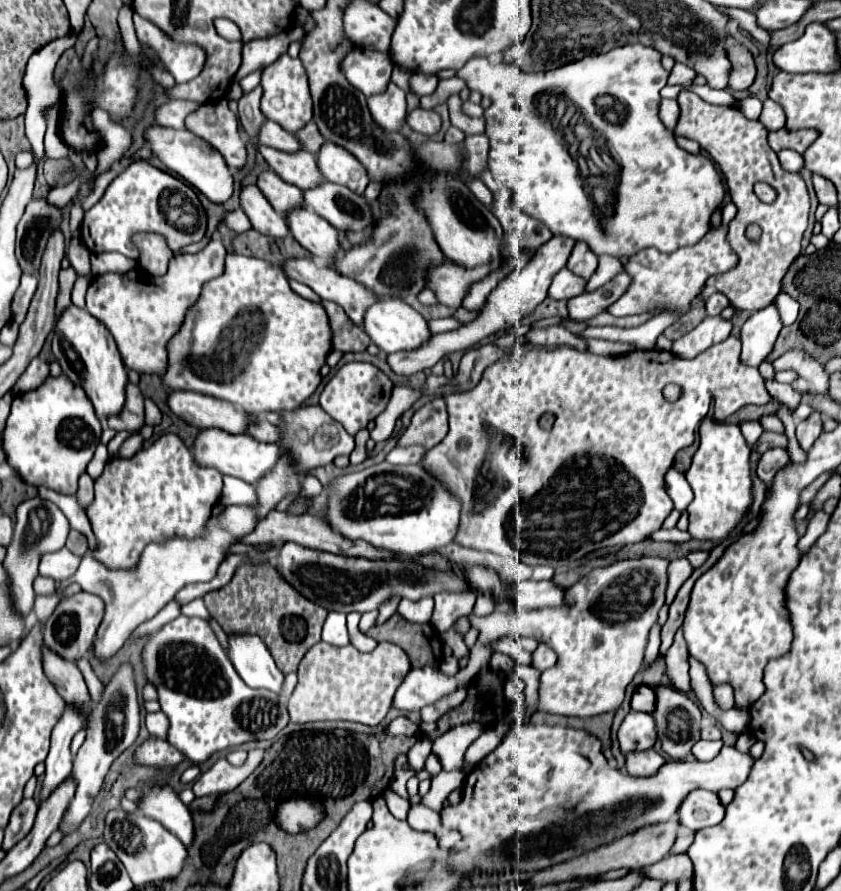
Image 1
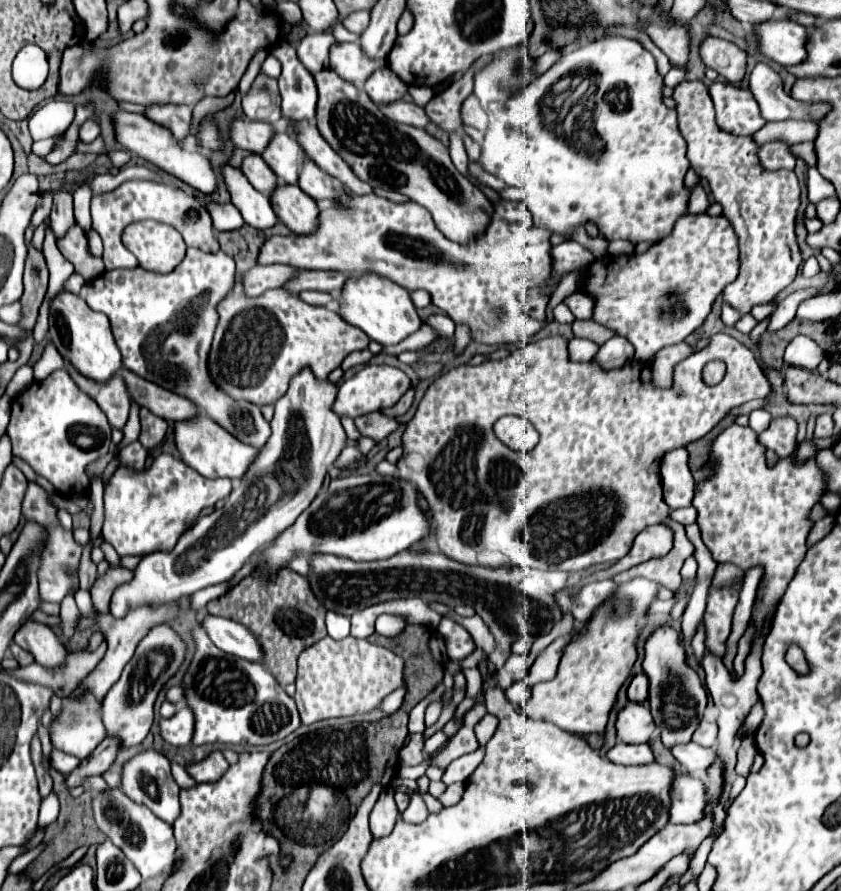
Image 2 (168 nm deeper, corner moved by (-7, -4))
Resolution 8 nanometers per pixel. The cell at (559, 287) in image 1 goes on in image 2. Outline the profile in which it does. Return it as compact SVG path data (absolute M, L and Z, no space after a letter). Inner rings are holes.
M559 303L559 305L553 309L553 313L555 313L555 321L559 321L559 323L573 323L573 321L575 321L573 313L569 311L569 307L567 307L565 303Z

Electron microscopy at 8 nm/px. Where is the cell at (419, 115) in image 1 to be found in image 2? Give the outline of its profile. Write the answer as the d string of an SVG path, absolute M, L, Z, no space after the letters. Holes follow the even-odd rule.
M393 101L389 105L379 105L379 109L385 117L397 123L405 123L413 127L425 127L429 123L429 119L425 117L425 111L409 101Z

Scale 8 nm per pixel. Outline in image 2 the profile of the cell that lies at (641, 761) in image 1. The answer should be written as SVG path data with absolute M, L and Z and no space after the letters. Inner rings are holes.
M617 743L607 751L607 759L619 765L647 765L653 763L653 751L647 743L639 745L627 745L627 743Z

